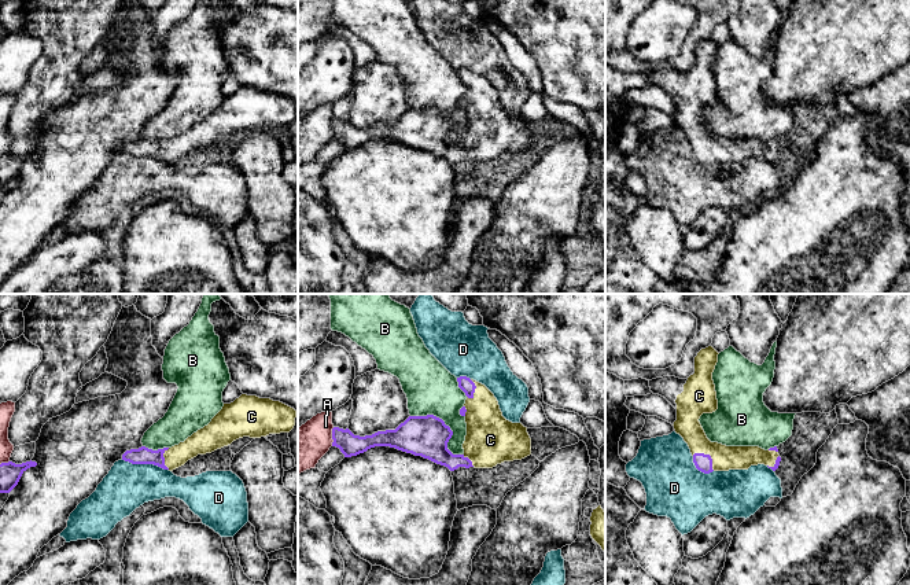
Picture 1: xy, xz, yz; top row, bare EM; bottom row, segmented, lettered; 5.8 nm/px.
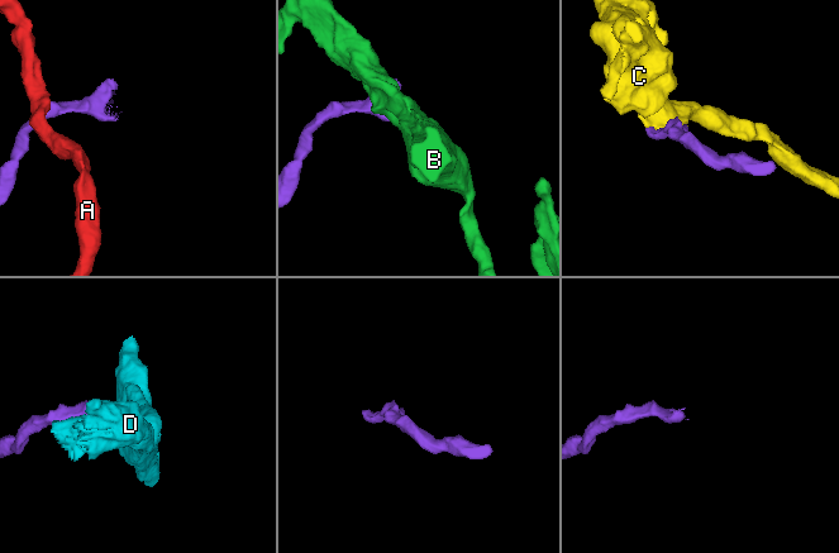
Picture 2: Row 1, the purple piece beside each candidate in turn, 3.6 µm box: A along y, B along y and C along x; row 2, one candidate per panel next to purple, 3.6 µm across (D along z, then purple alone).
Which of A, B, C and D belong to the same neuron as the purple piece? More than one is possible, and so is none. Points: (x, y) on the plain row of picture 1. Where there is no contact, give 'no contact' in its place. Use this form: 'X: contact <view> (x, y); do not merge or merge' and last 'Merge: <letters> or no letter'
A: contact xz (332, 129); do not merge
B: contact xz (448, 118); do not merge
C: contact yz (708, 147); merge
D: contact xy (144, 155); do not merge
Merge: C

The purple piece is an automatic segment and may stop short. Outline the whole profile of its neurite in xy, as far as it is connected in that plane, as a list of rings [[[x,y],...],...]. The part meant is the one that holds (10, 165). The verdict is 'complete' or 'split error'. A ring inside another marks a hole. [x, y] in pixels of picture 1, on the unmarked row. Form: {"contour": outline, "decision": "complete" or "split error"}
{"contour": [[[12,154],[0,157],[0,185],[10,185],[19,174],[22,166],[30,161],[36,159],[36,154],[26,154],[22,157],[15,157]]], "decision": "complete"}

